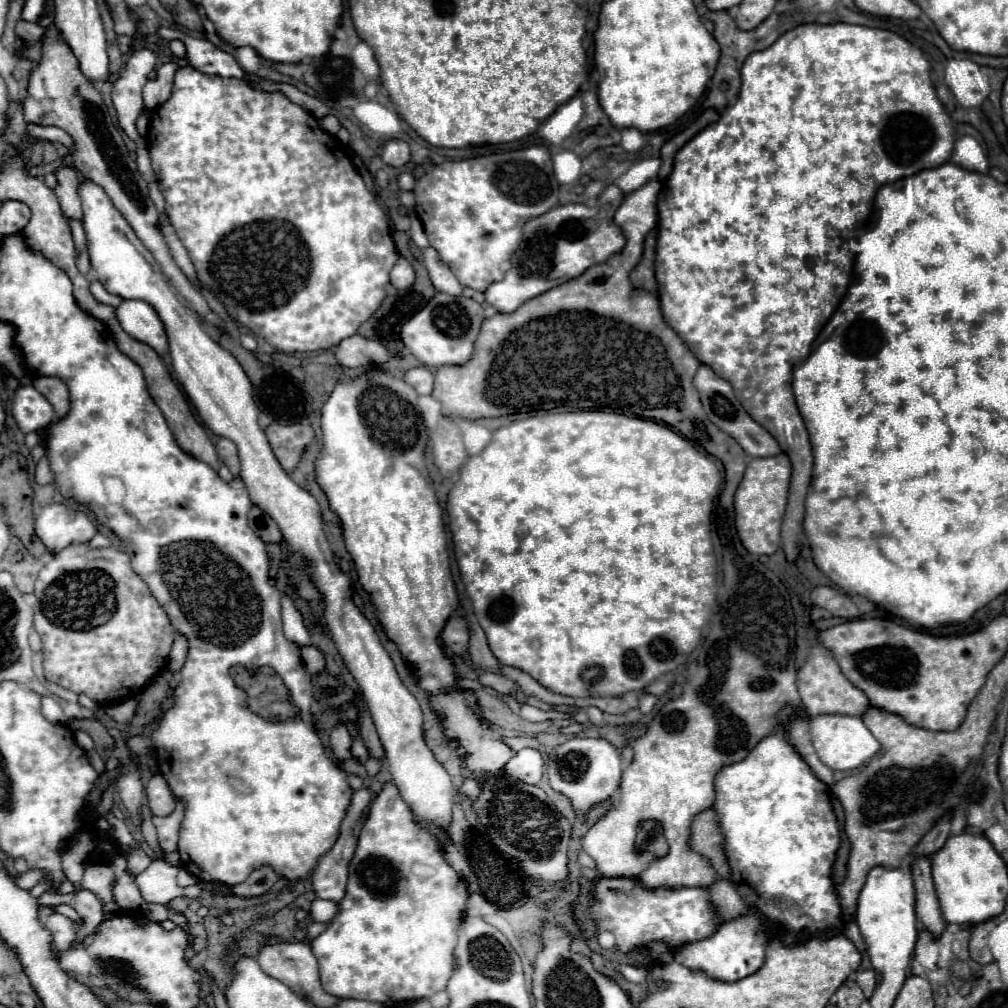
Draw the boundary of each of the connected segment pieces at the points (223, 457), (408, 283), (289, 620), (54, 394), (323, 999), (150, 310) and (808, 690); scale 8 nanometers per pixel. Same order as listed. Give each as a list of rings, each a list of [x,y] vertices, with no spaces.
[[[218,439],[216,443],[216,451],[218,451],[218,457],[220,461],[230,469],[232,475],[240,475],[240,459],[238,459],[238,451],[236,451],[236,445],[230,441],[230,439]]]
[[[400,257],[396,261],[396,265],[392,267],[390,271],[390,283],[404,291],[404,289],[410,289],[414,285],[414,269],[412,269],[412,263],[406,259],[406,257]]]
[[[282,597],[282,621],[284,621],[286,639],[290,639],[298,647],[312,645],[310,643],[310,633],[302,623],[302,615],[288,597]]]
[[[36,377],[32,385],[50,401],[50,405],[56,411],[56,417],[64,419],[70,409],[70,397],[68,397],[66,383],[56,377]]]
[[[274,943],[274,945],[264,945],[258,951],[258,963],[262,971],[282,983],[286,983],[290,989],[294,989],[300,997],[306,997],[310,1003],[318,1007],[336,1007],[338,997],[324,993],[320,979],[318,979],[318,967],[316,967],[316,957],[310,951],[308,943]]]
[[[122,301],[116,307],[116,321],[130,337],[148,343],[158,355],[168,351],[164,325],[158,319],[154,307],[146,301]]]
[[[816,641],[812,643],[810,655],[804,663],[804,667],[798,671],[798,691],[800,699],[806,705],[806,715],[816,717],[822,713],[842,713],[842,715],[862,715],[870,703],[866,695],[856,689],[840,671],[838,663],[830,657],[830,651],[818,645]]]

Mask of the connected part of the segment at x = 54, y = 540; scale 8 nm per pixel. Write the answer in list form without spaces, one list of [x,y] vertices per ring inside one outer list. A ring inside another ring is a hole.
[[[50,503],[42,507],[36,517],[36,535],[50,553],[58,553],[74,541],[90,541],[96,531],[98,529],[88,515],[74,511],[64,503]]]

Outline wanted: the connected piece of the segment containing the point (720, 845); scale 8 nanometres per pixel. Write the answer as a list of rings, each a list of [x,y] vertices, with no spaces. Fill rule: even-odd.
[[[706,809],[694,817],[690,847],[710,859],[720,879],[728,879],[730,867],[728,867],[726,853],[724,853],[724,837],[718,829],[716,817],[718,815],[714,809]]]

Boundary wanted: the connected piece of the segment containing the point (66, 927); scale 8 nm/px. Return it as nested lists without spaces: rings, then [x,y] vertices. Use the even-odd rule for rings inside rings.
[[[52,913],[44,919],[44,925],[48,927],[48,931],[52,931],[52,945],[58,953],[70,949],[72,943],[76,941],[78,929],[68,917],[64,917],[60,913]]]

